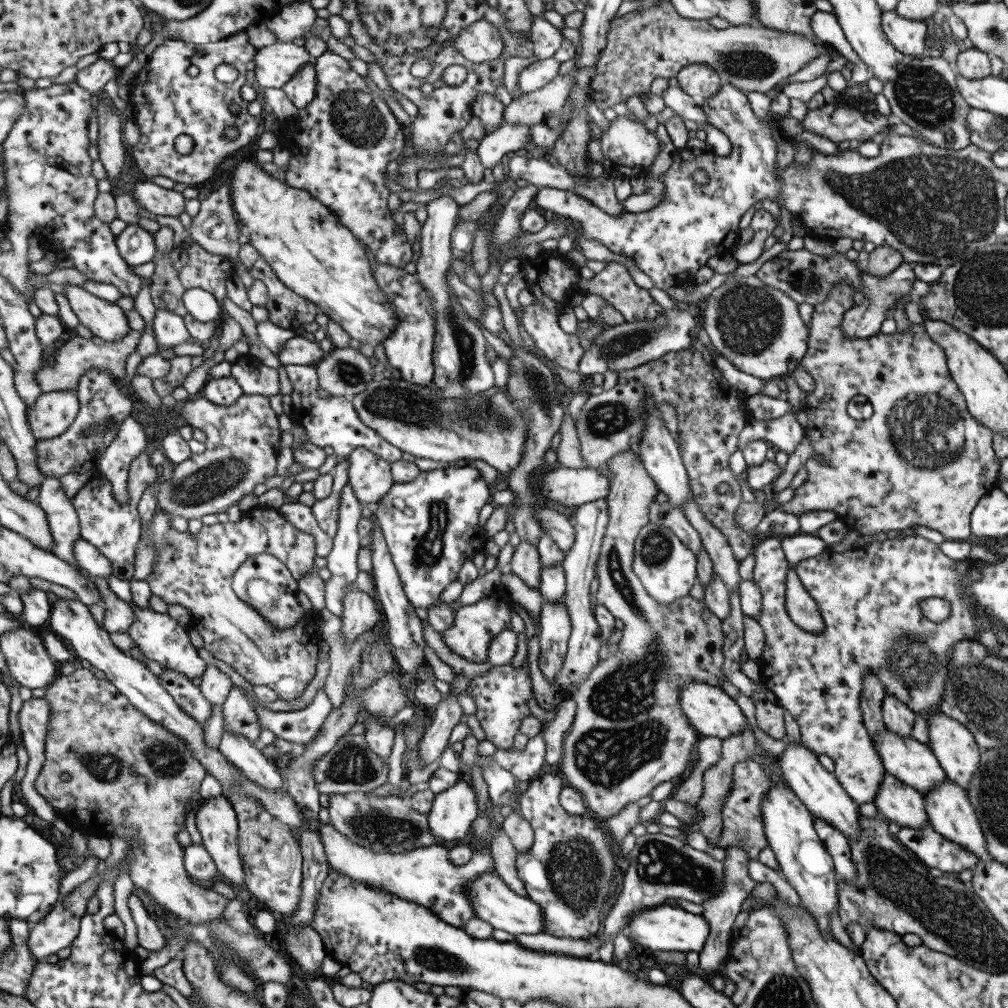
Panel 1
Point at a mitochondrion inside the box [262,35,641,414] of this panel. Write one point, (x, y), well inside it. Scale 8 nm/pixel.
(353, 115)

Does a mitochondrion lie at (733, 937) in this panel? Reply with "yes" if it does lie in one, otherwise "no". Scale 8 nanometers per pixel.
no

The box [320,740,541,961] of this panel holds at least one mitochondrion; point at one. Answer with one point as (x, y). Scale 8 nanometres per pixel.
(378, 827)

